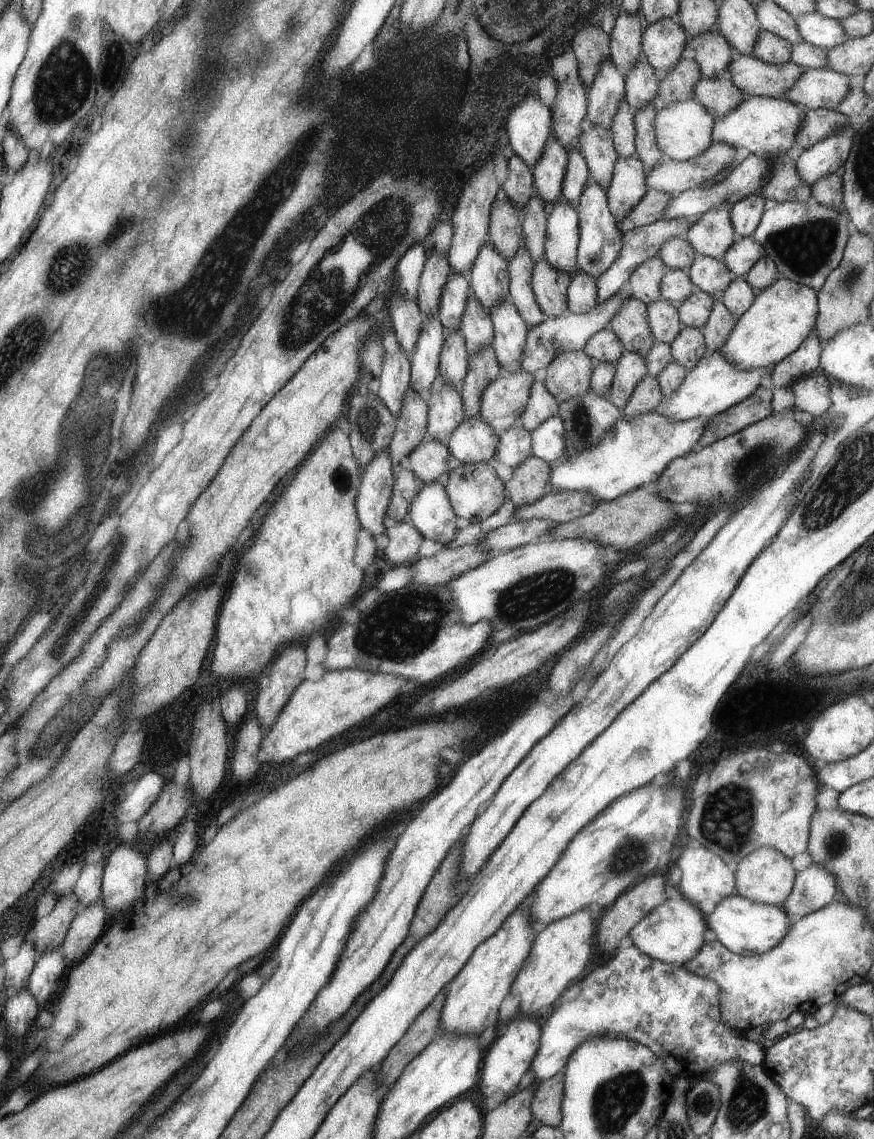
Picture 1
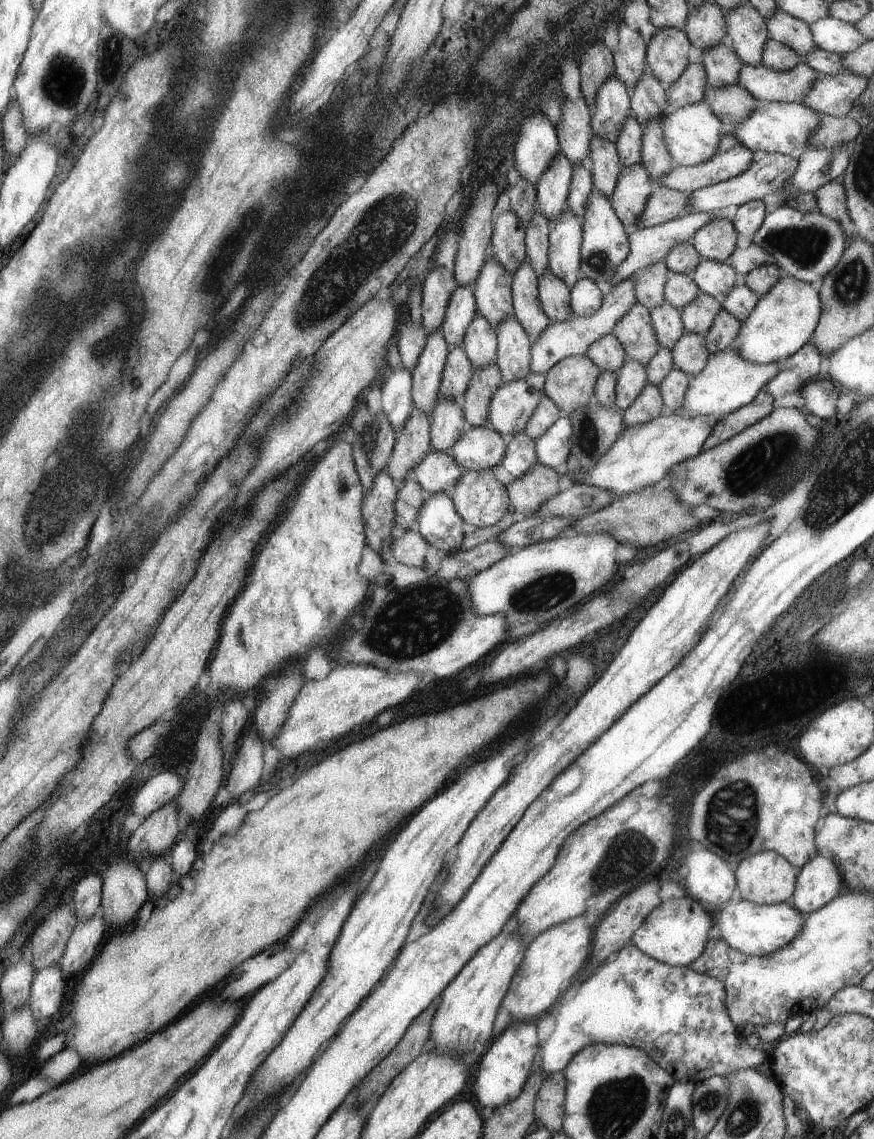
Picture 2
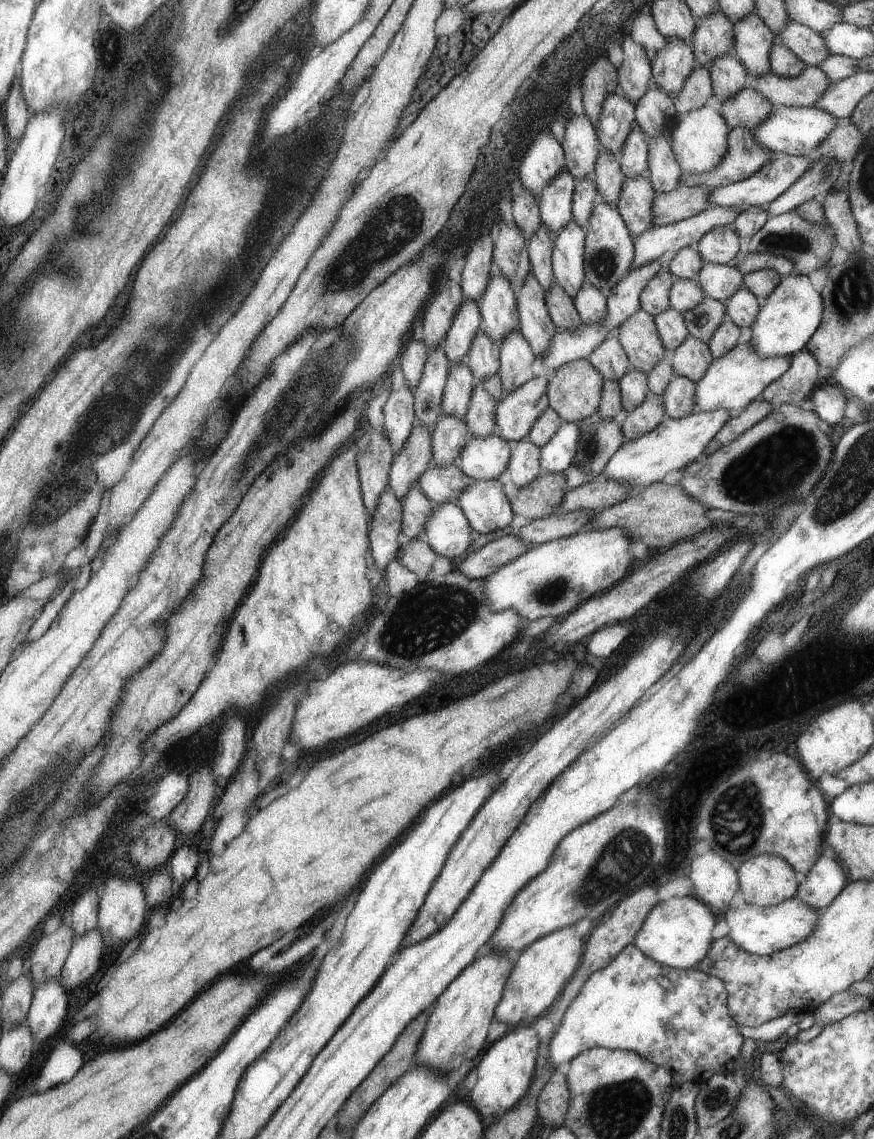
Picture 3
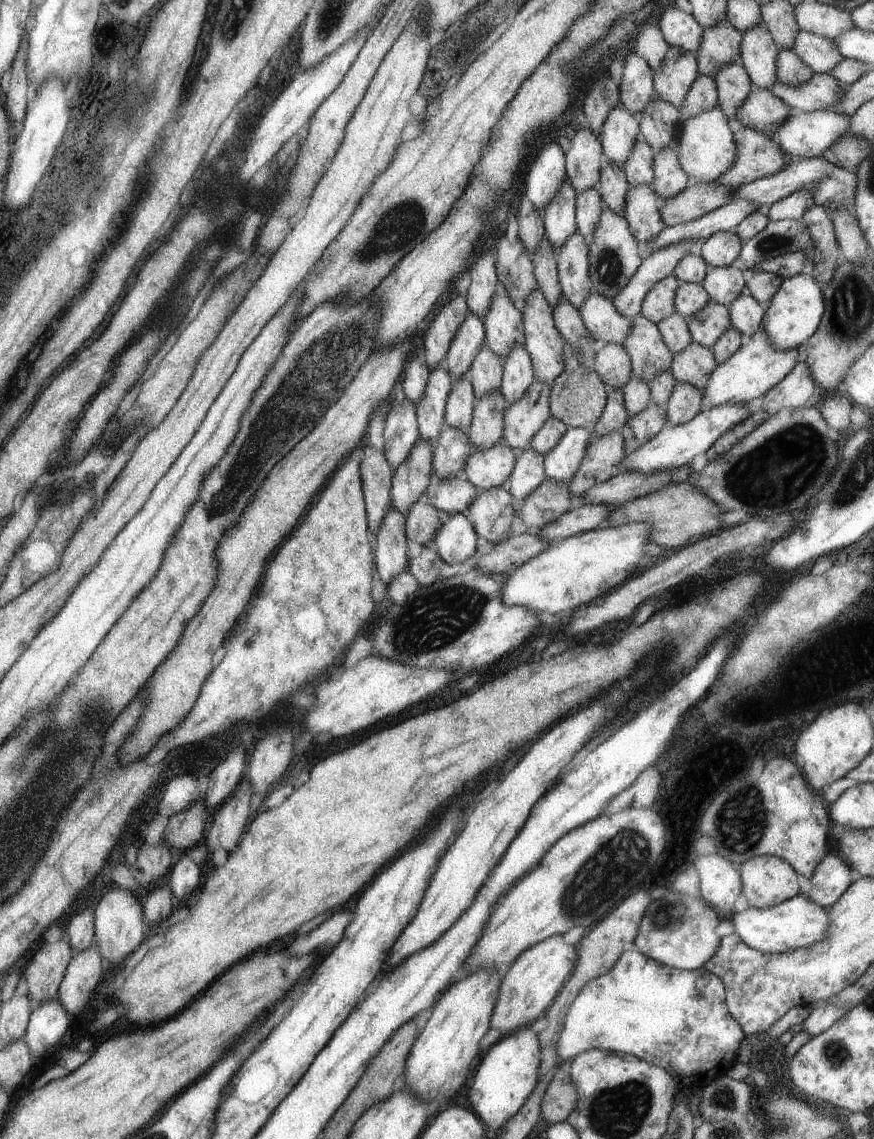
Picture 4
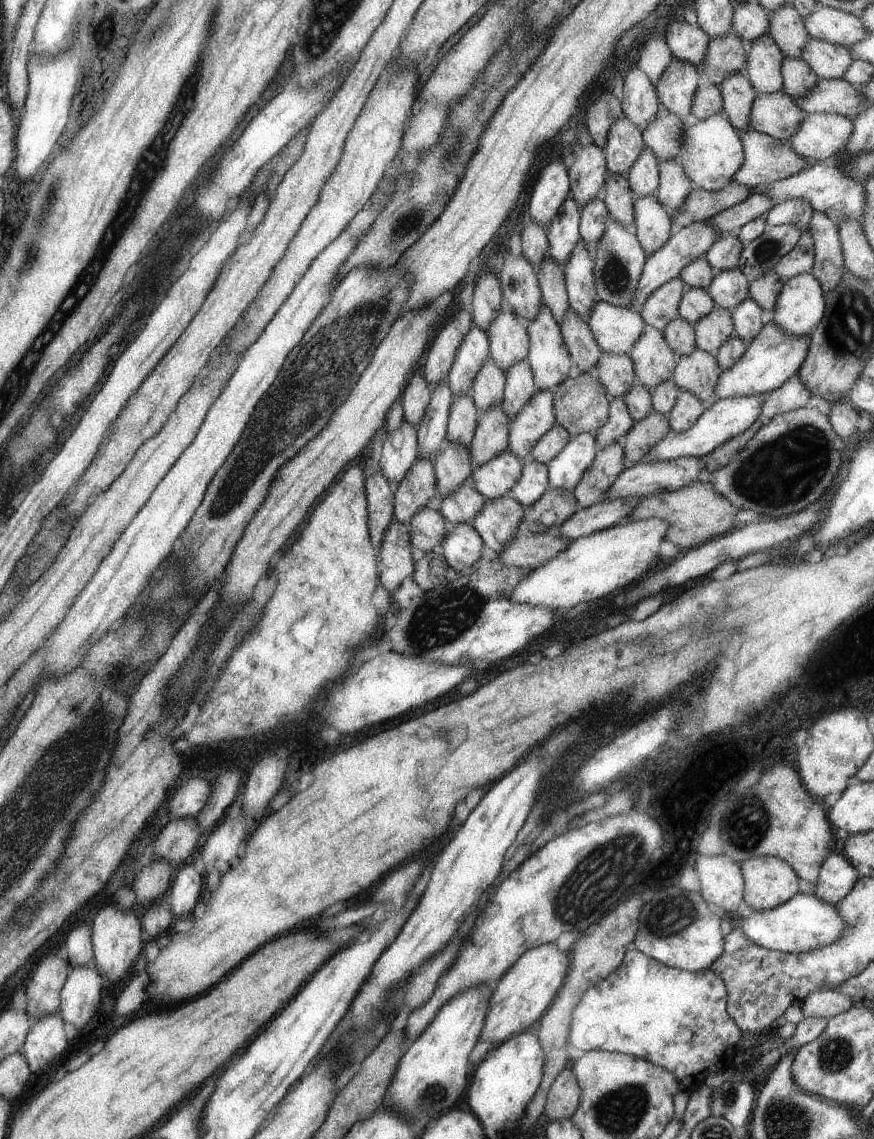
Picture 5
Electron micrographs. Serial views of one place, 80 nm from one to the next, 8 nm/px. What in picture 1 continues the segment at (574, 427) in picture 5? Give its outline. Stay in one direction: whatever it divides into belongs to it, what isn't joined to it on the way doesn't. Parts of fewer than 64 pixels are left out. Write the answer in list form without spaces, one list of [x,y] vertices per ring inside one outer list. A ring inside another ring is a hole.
[[[583,350],[558,355],[546,367],[544,384],[560,405],[566,399],[584,396],[590,390],[590,376],[595,364]]]

